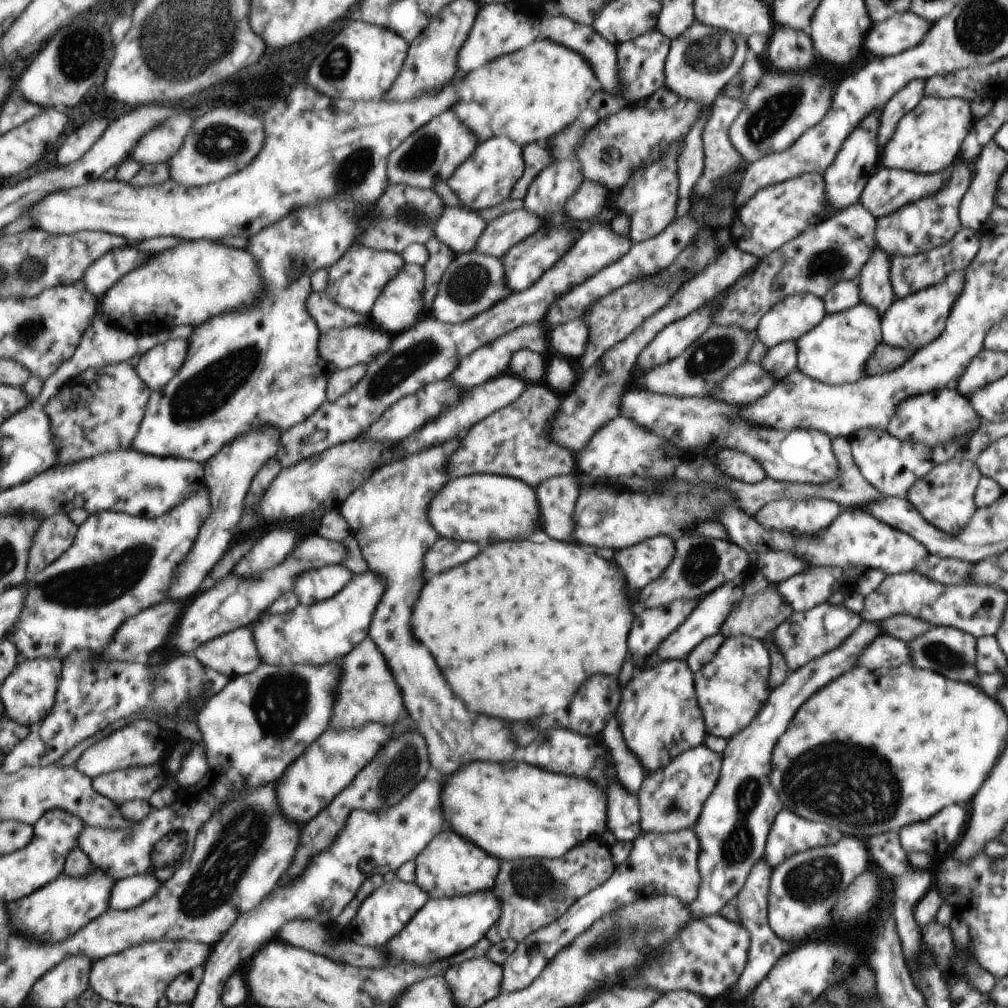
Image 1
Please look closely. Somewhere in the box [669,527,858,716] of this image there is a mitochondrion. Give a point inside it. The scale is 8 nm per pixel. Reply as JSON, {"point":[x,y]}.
{"point":[705,559]}

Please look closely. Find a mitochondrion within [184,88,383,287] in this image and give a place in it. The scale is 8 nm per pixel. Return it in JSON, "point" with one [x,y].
{"point":[217,141]}

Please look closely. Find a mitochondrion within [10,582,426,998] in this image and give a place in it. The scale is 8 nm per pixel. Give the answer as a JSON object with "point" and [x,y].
{"point":[219,874]}

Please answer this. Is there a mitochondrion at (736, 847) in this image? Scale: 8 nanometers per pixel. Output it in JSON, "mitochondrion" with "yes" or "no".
{"mitochondrion":"yes"}

